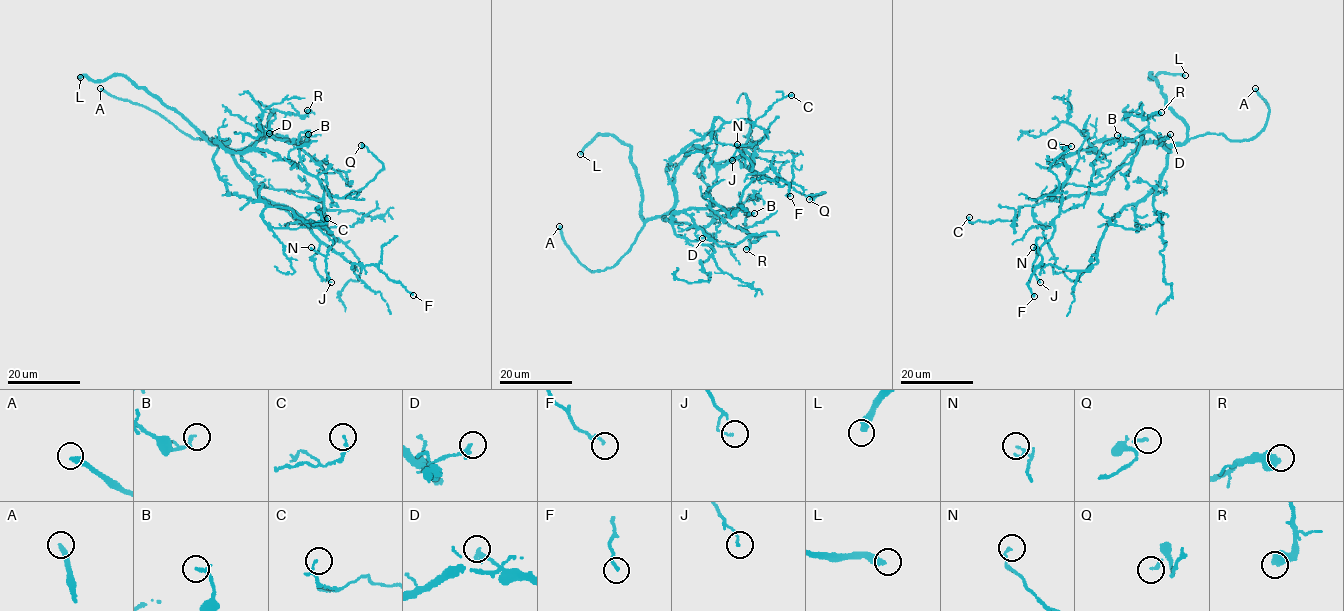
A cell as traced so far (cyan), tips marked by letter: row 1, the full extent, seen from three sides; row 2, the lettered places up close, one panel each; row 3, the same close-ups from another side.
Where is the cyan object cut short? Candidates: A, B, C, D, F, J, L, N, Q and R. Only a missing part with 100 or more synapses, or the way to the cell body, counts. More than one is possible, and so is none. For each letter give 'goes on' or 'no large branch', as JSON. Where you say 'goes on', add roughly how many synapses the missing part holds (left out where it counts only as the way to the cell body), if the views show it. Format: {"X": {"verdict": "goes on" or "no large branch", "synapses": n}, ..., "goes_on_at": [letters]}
{"A": {"verdict": "goes on"}, "B": {"verdict": "no large branch"}, "C": {"verdict": "no large branch"}, "D": {"verdict": "no large branch"}, "F": {"verdict": "no large branch"}, "J": {"verdict": "no large branch"}, "L": {"verdict": "goes on", "synapses": 250}, "N": {"verdict": "no large branch"}, "Q": {"verdict": "no large branch"}, "R": {"verdict": "no large branch"}, "goes_on_at": ["A", "L"]}

